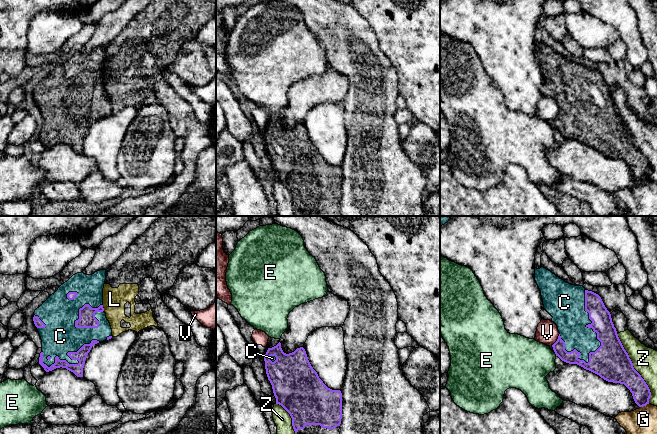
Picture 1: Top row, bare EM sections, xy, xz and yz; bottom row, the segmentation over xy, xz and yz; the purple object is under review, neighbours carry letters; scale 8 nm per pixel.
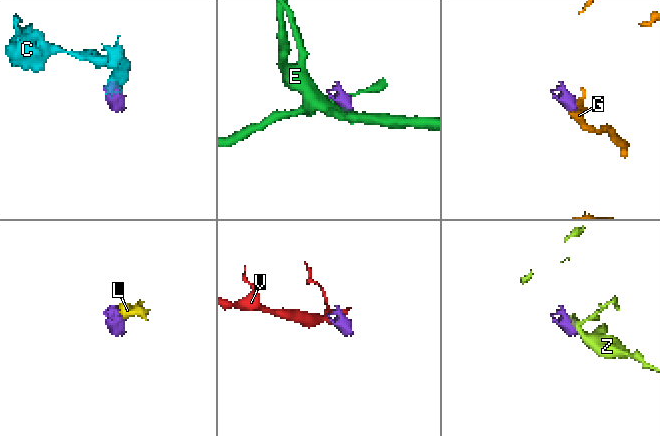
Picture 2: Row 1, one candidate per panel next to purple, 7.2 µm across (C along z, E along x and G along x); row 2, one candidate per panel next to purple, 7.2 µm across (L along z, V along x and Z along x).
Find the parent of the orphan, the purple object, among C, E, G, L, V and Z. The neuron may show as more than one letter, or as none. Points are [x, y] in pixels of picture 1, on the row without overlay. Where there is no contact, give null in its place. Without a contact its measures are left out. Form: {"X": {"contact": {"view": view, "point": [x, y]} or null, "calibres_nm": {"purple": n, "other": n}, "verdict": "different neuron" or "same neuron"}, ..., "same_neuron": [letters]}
{"C": {"contact": {"view": "yz", "point": [590, 103]}, "calibres_nm": {"purple": 190, "other": 280}, "verdict": "same neuron"}, "E": {"contact": {"view": "yz", "point": [555, 129]}, "calibres_nm": {"purple": 100, "other": 380}, "verdict": "different neuron"}, "G": {"contact": {"view": "yz", "point": [644, 181]}, "calibres_nm": {"purple": 150, "other": 260}, "verdict": "different neuron"}, "L": {"contact": {"view": "xy", "point": [103, 84]}, "calibres_nm": {"purple": 130, "other": 190}, "verdict": "different neuron"}, "V": {"contact": {"view": "yz", "point": [557, 115]}, "calibres_nm": {"purple": 100, "other": 180}, "verdict": "different neuron"}, "Z": {"contact": {"view": "yz", "point": [633, 144]}, "calibres_nm": {"purple": 300, "other": 200}, "verdict": "different neuron"}, "same_neuron": ["C"]}

